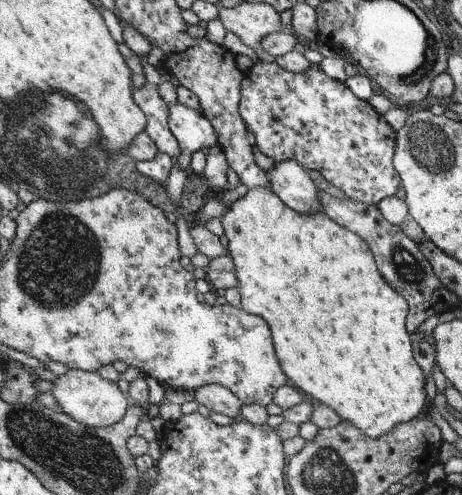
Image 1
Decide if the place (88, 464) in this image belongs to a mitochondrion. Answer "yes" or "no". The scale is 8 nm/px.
yes

